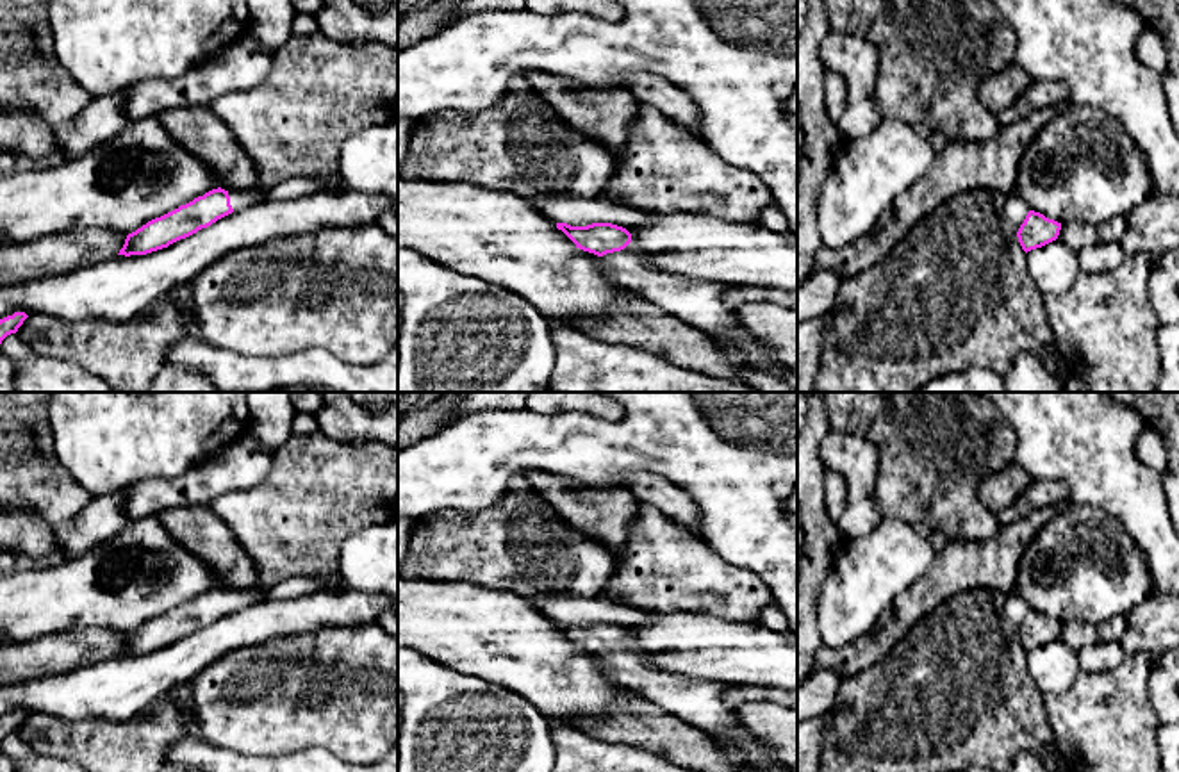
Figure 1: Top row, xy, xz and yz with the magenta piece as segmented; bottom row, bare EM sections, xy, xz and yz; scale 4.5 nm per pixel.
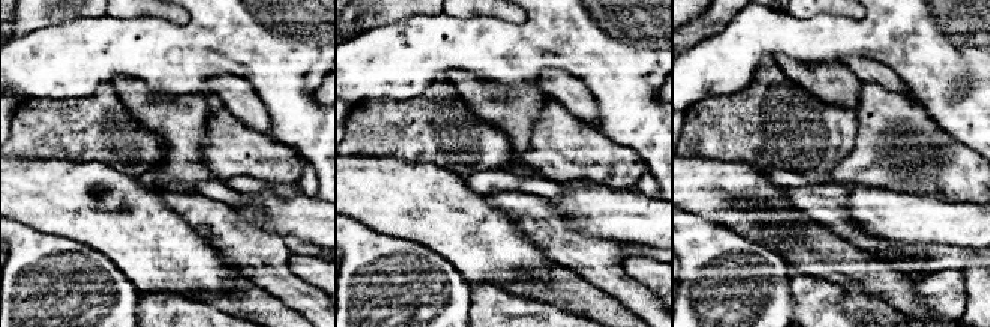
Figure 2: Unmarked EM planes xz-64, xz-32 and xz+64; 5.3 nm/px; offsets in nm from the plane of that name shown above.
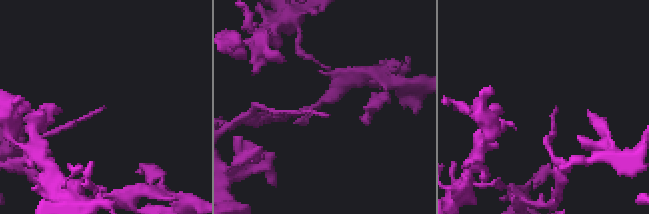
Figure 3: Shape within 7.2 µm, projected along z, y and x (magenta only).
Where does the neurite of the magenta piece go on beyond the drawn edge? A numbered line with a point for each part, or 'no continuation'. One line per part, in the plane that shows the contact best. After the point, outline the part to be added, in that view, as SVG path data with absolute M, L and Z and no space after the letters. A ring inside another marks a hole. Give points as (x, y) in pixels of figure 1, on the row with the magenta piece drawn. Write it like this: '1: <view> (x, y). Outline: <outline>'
1: xz (700, 303). Outline: M633 242L624 250L599 257L599 267L619 285L646 298L656 310L680 317L710 337L724 337L744 351L747 365L797 392L797 376L779 367L763 344L726 308L728 285L697 282L649 264L649 257Z

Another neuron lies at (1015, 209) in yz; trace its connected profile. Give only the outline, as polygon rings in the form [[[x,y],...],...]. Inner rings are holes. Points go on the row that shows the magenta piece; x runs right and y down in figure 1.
[[[1006,194],[1002,209],[1002,230],[1006,235],[1017,235],[1020,225],[1024,223],[1029,205],[1017,194]]]

